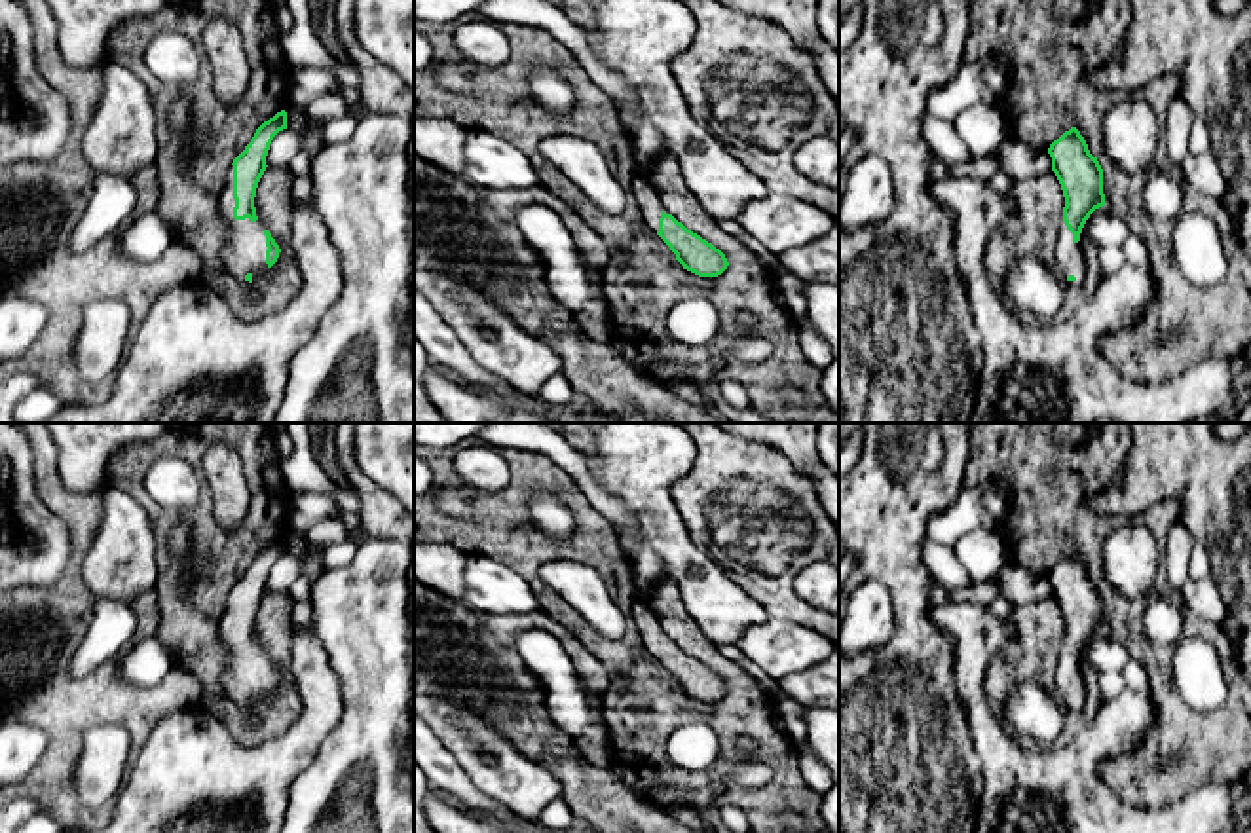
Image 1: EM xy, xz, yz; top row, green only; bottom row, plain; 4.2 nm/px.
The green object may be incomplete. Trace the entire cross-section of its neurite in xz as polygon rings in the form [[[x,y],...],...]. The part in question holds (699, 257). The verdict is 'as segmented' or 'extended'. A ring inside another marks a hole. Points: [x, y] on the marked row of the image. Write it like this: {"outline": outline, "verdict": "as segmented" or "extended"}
{"outline": [[[638,175],[630,186],[630,201],[644,222],[670,247],[683,269],[699,277],[721,275],[729,262],[725,254],[678,222],[661,203],[659,194]]], "verdict": "extended"}

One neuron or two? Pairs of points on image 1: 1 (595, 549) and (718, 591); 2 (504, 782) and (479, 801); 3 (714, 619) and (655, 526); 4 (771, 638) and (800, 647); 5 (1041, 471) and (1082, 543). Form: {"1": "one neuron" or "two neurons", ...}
{"1": "two neurons", "2": "two neurons", "3": "one neuron", "4": "one neuron", "5": "one neuron"}

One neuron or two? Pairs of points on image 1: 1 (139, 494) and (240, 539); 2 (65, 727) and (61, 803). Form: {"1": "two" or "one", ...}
{"1": "one", "2": "one"}

